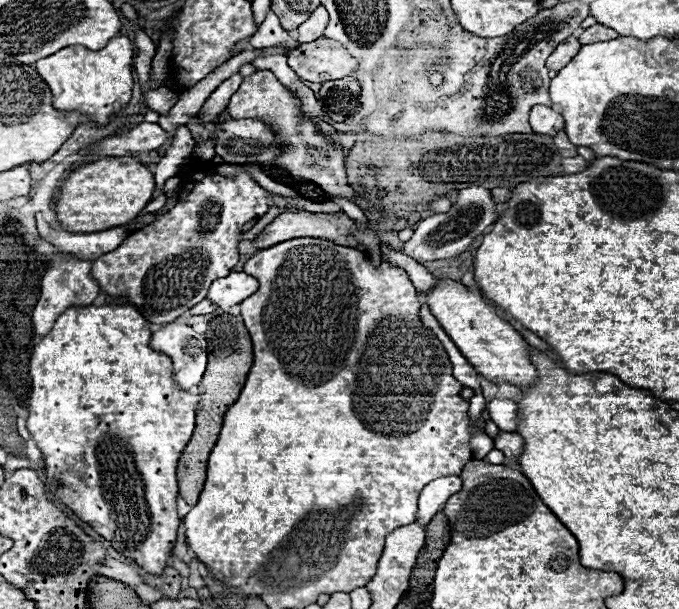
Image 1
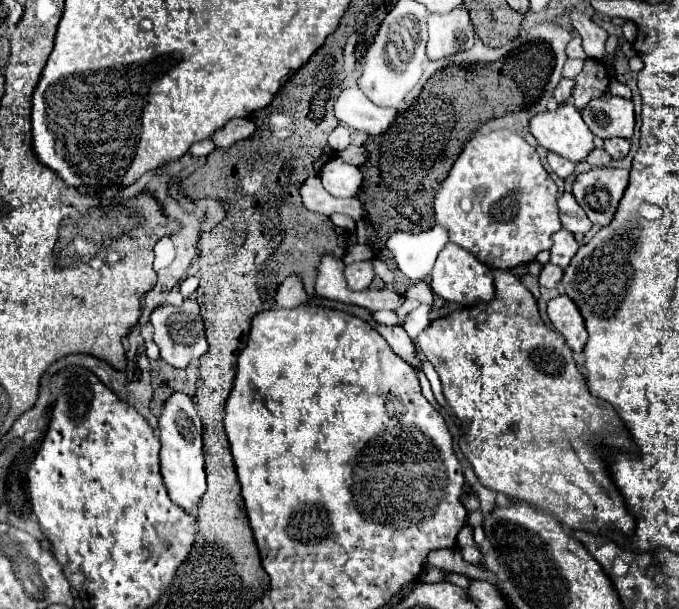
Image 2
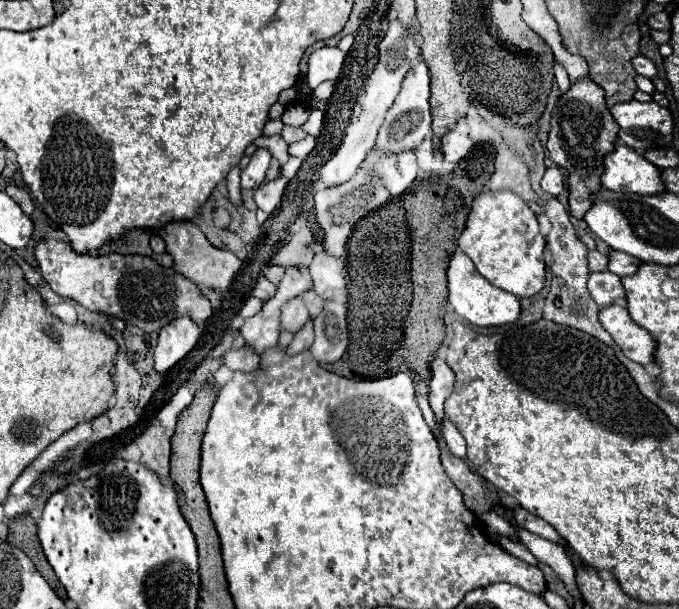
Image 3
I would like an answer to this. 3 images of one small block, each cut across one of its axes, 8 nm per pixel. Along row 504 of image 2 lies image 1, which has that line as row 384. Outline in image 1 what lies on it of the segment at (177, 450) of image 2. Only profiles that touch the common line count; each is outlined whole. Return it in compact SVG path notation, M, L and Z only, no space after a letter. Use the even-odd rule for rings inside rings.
M168 322L152 334L150 346L166 354L174 364L174 378L180 388L190 390L206 370L206 338L188 324Z

